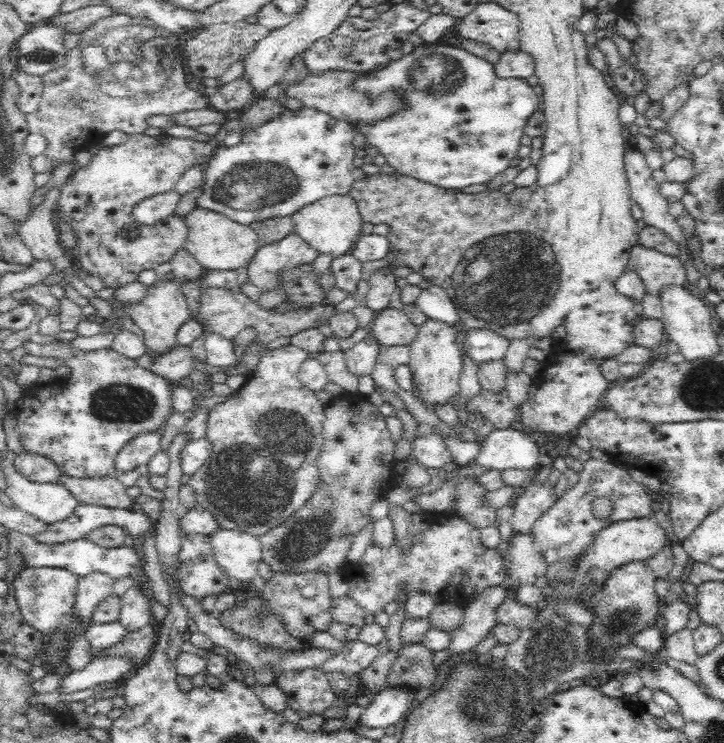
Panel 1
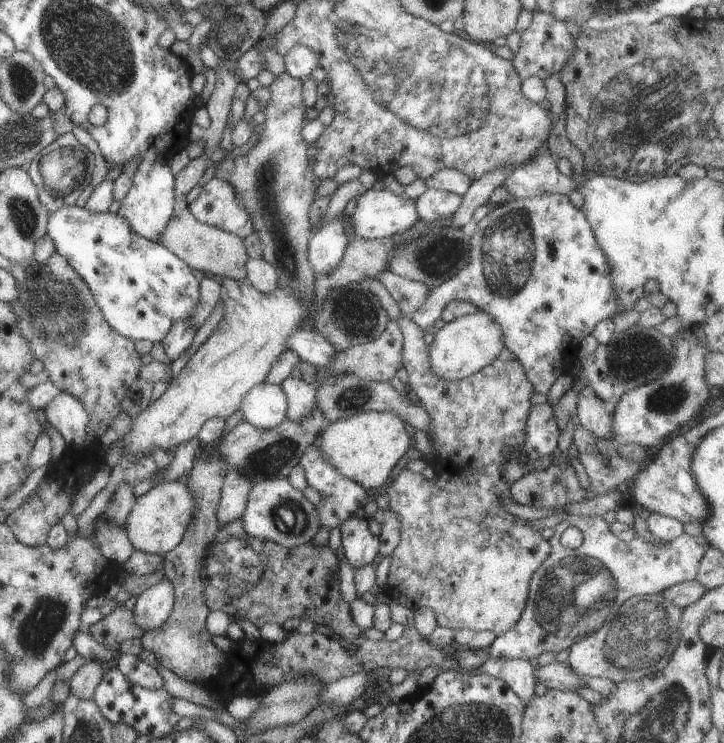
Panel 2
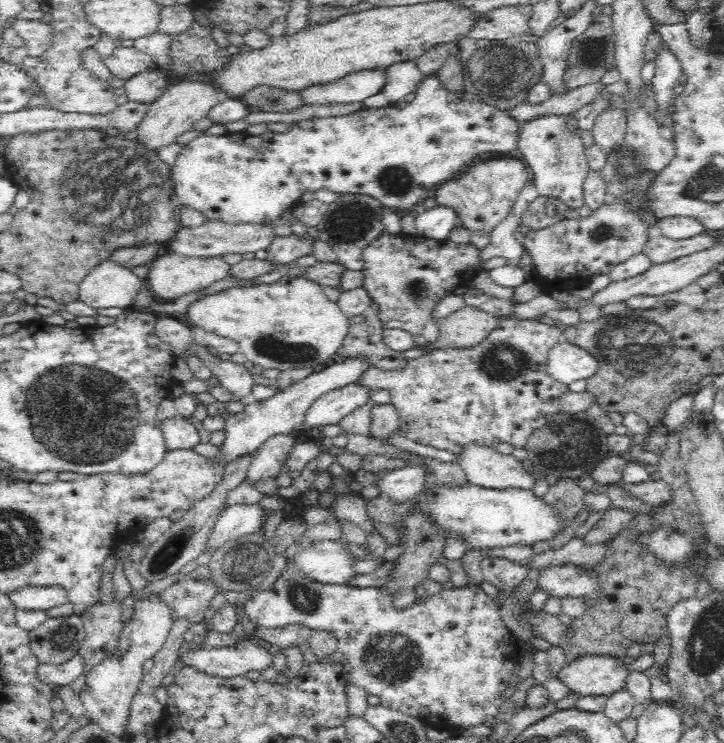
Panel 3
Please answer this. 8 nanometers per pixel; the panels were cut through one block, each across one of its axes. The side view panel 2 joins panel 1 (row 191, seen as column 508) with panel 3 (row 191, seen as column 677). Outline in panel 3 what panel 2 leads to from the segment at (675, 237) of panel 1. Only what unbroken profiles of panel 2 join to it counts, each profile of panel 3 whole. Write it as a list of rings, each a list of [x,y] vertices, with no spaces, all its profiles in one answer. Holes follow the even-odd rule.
[[[544,114],[528,122],[520,123],[517,146],[522,160],[534,176],[537,196],[548,196],[562,200],[568,208],[582,208],[585,205],[583,182],[589,171],[584,146],[580,140],[580,131],[566,131],[566,116]]]

